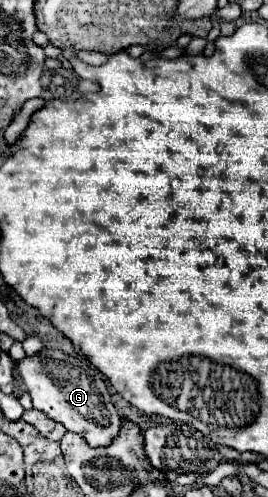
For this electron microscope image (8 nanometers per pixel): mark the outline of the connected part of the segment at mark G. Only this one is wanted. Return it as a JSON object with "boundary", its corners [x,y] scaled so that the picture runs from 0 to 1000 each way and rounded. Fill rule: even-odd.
{"boundary":[[[157,702],[127,718],[60,730],[90,779],[119,799],[127,823],[172,831],[187,843],[231,851],[246,867],[306,875],[336,899],[403,899],[448,867],[448,835],[410,807],[403,775],[373,755],[284,746],[261,714],[216,702]]]}

